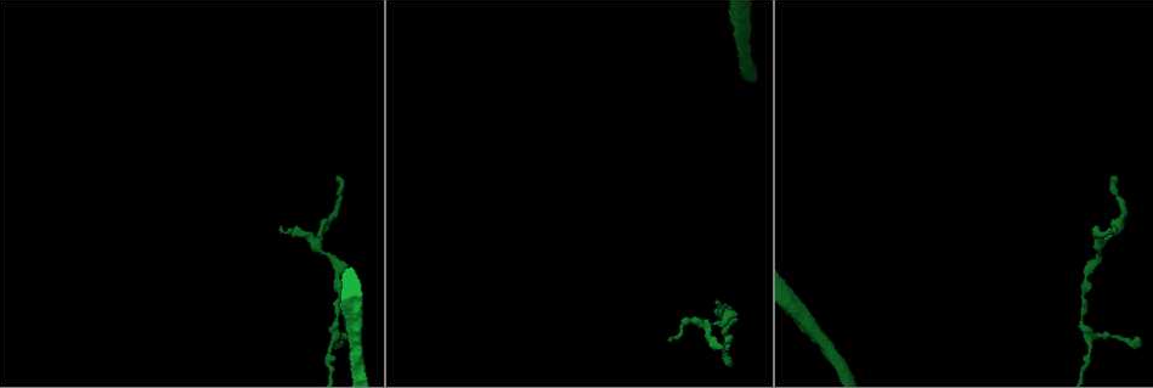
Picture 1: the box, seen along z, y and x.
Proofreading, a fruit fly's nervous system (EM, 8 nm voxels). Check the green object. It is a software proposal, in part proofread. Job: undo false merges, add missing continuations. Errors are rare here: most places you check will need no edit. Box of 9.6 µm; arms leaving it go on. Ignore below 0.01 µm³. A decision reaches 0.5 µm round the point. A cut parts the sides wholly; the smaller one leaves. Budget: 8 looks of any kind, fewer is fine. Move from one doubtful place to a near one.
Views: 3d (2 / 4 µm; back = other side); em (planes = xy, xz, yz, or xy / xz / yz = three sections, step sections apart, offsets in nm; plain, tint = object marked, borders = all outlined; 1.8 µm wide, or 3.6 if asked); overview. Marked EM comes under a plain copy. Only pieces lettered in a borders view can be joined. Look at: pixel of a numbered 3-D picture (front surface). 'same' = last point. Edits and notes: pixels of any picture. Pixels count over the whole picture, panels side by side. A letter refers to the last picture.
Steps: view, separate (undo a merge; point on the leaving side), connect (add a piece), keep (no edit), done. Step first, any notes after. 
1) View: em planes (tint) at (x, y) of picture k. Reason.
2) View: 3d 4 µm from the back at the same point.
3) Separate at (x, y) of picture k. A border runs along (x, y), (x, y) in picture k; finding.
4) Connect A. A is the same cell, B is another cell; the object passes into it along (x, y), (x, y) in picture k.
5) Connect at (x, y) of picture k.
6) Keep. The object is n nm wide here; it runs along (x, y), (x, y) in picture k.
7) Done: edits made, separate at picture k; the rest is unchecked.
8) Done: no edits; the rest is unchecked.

View: 3d 2 µm at (337, 177) of picture 1. Tapers out.

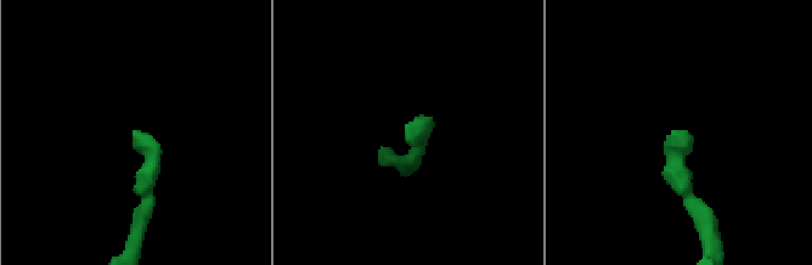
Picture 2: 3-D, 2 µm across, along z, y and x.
View: em planes (borders) at (405, 131) of picture 2. Shape alone is not enough.

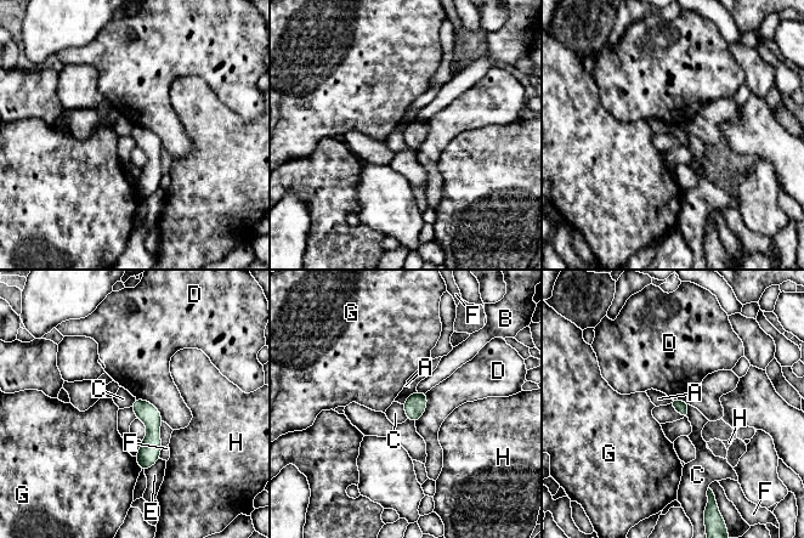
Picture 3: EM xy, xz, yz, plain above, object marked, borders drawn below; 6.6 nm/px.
Keep. A, B, C, D, E, F, G and H are other cells; a border runs along (402, 405), (407, 418) in picture 3; none of them fits.

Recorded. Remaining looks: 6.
View: 3d 4 µm at (669, 339) of picture 1. Thin end.

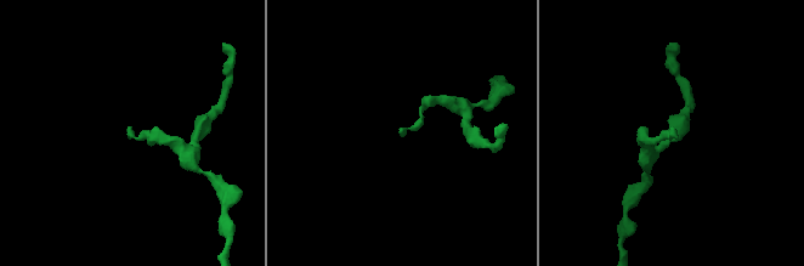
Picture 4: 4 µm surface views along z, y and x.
View: em planes (borders) at (126, 129) of picture 4.

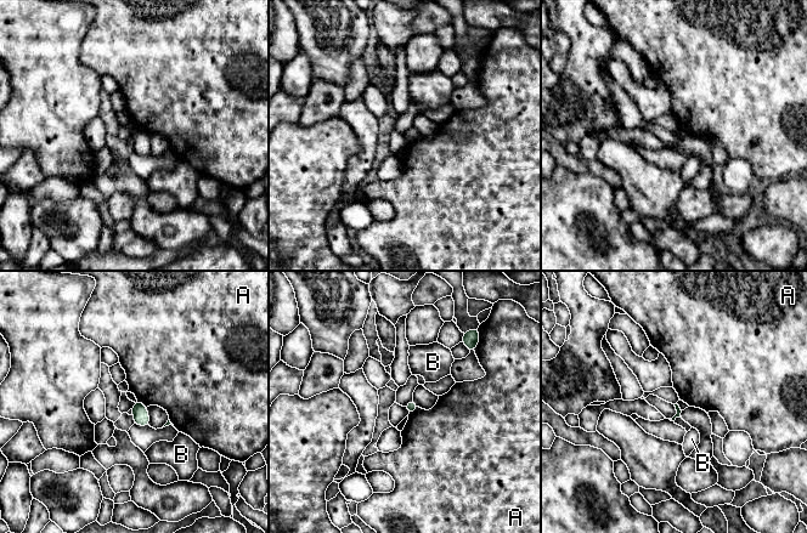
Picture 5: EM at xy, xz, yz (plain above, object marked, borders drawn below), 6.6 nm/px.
Keep. A and B are other cells; a border runs along (418, 407), (413, 413), (408, 414) in picture 5; none of them fits.

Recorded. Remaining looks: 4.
View: 3d 4 µm at (1137, 337) of picture 1. An open end.

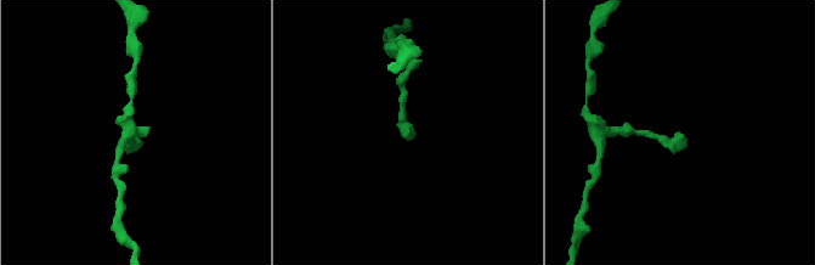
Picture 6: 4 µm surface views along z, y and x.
View: em planes (tint) at (678, 133) of picture 6.

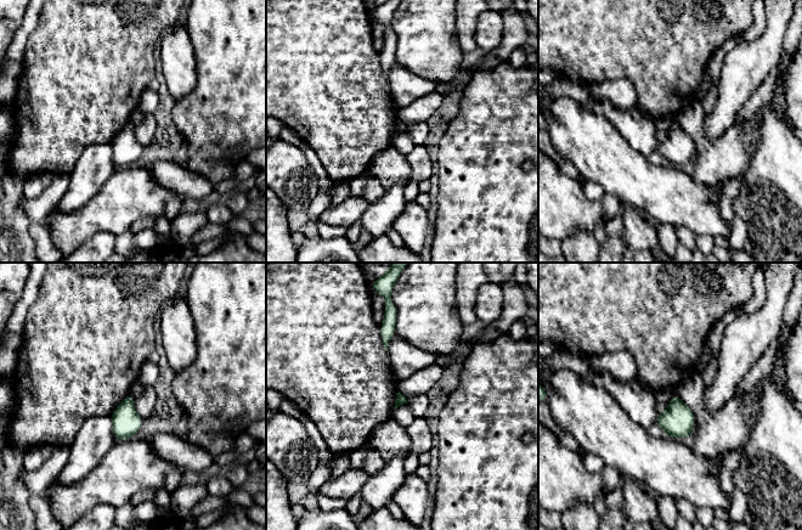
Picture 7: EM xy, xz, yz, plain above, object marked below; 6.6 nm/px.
View: em planes (borders) at the same point. See the neighbours.

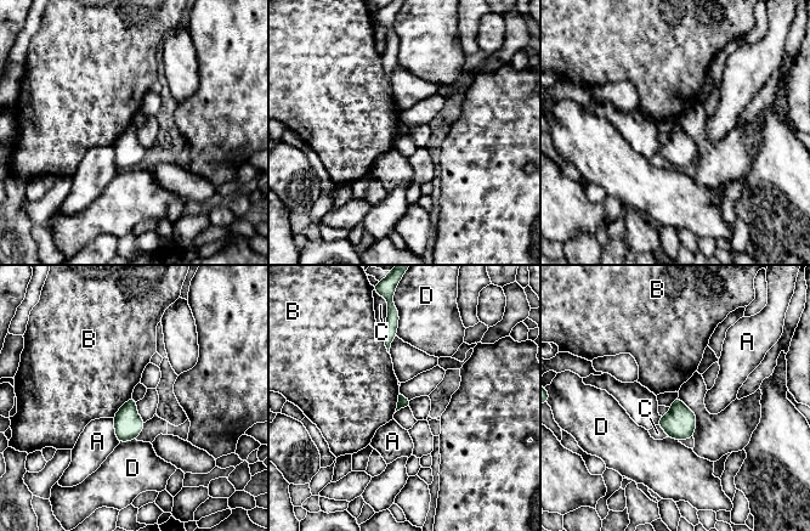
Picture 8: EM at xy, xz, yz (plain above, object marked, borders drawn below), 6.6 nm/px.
Keep. A, B, C and D are other cells; a border runs along (380, 328), (383, 342), (389, 354) in picture 8; no lettered piece goes on from it.

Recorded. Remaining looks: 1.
Done: no edits; the rest is unchecked.

